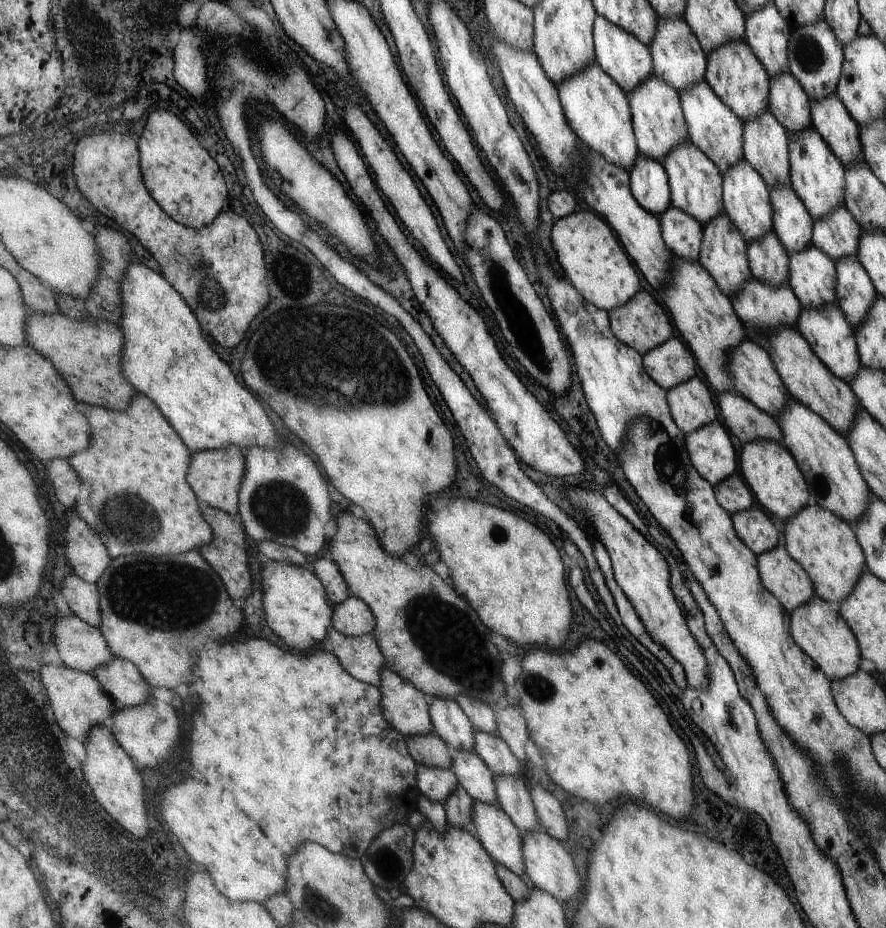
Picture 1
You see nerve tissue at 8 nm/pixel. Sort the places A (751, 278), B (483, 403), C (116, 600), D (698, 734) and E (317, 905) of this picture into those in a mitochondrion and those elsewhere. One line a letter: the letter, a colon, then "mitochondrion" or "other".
A: other
B: other
C: mitochondrion
D: other
E: mitochondrion

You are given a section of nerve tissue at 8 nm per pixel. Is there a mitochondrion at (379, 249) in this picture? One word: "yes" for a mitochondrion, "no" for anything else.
no

